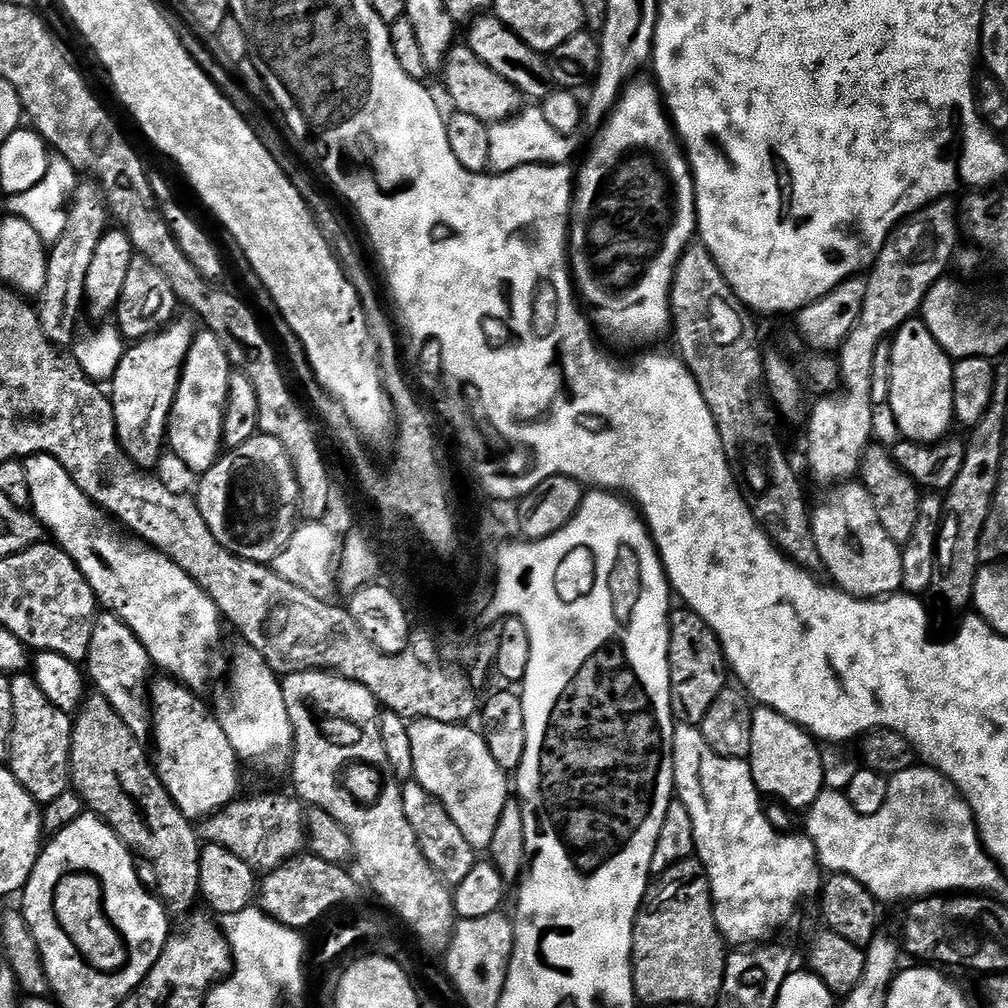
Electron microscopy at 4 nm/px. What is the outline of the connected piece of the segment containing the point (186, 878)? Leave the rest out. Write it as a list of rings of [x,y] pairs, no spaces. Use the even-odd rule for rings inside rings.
[[[101,694],[89,695],[72,729],[74,784],[97,816],[103,816],[124,843],[141,857],[149,856],[161,868],[162,899],[173,913],[188,912],[200,900],[202,841],[197,825],[172,799],[165,781],[156,773],[144,744],[132,733],[125,717]]]

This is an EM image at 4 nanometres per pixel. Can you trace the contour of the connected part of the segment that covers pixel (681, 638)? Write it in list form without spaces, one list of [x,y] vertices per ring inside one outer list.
[[[684,606],[681,609],[670,616],[672,641],[668,657],[672,663],[672,690],[679,711],[680,708],[684,711],[683,719],[693,726],[700,726],[726,688],[724,679],[730,676],[730,665],[724,658],[724,647],[715,630],[691,608]]]

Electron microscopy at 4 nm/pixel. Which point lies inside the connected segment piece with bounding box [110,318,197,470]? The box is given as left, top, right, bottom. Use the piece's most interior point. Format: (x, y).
(143, 389)

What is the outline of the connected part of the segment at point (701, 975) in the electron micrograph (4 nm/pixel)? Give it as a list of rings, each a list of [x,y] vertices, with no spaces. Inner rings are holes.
[[[685,862],[667,869],[669,884],[657,894],[657,908],[639,925],[634,975],[641,1005],[708,1004],[721,999],[730,948],[716,920],[712,881],[704,874],[695,876],[690,865]]]

